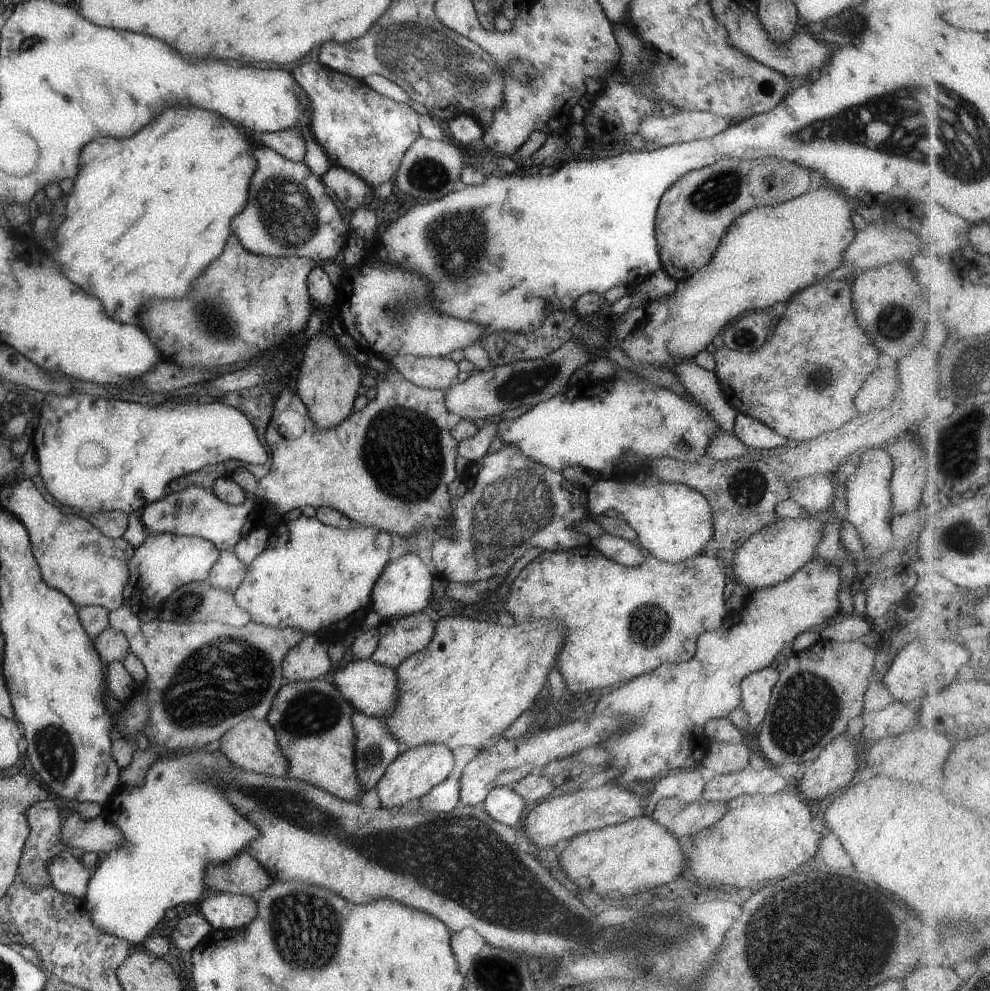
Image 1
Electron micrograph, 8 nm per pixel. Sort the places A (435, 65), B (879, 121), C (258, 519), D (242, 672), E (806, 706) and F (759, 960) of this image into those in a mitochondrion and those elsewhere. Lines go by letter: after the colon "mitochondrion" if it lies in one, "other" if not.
A: mitochondrion
B: mitochondrion
C: other
D: mitochondrion
E: mitochondrion
F: mitochondrion

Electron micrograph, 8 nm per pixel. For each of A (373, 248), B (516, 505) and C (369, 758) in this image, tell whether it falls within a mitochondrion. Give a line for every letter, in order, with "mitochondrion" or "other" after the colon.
A: other
B: mitochondrion
C: mitochondrion

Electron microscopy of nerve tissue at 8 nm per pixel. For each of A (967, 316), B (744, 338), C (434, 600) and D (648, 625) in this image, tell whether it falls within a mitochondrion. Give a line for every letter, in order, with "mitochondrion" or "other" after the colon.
A: other
B: mitochondrion
C: other
D: mitochondrion

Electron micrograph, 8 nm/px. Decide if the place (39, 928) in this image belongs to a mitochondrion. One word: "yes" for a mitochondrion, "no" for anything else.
no

